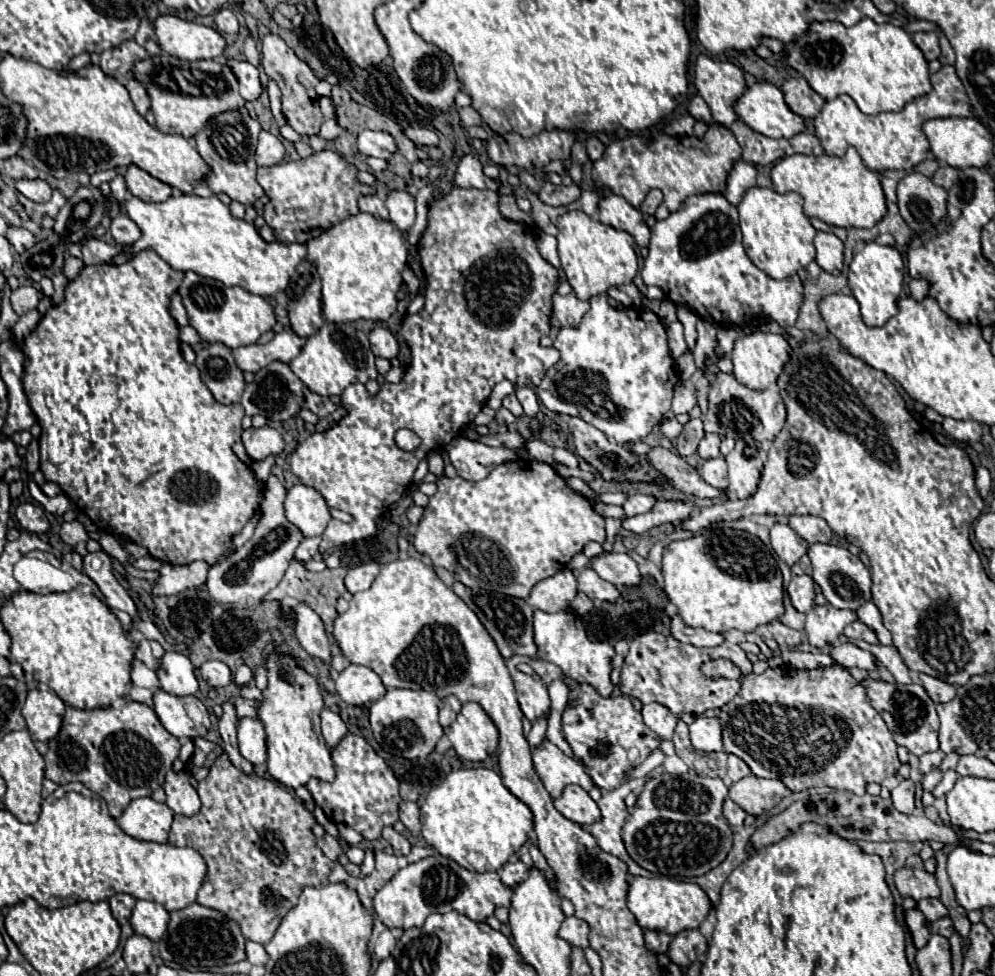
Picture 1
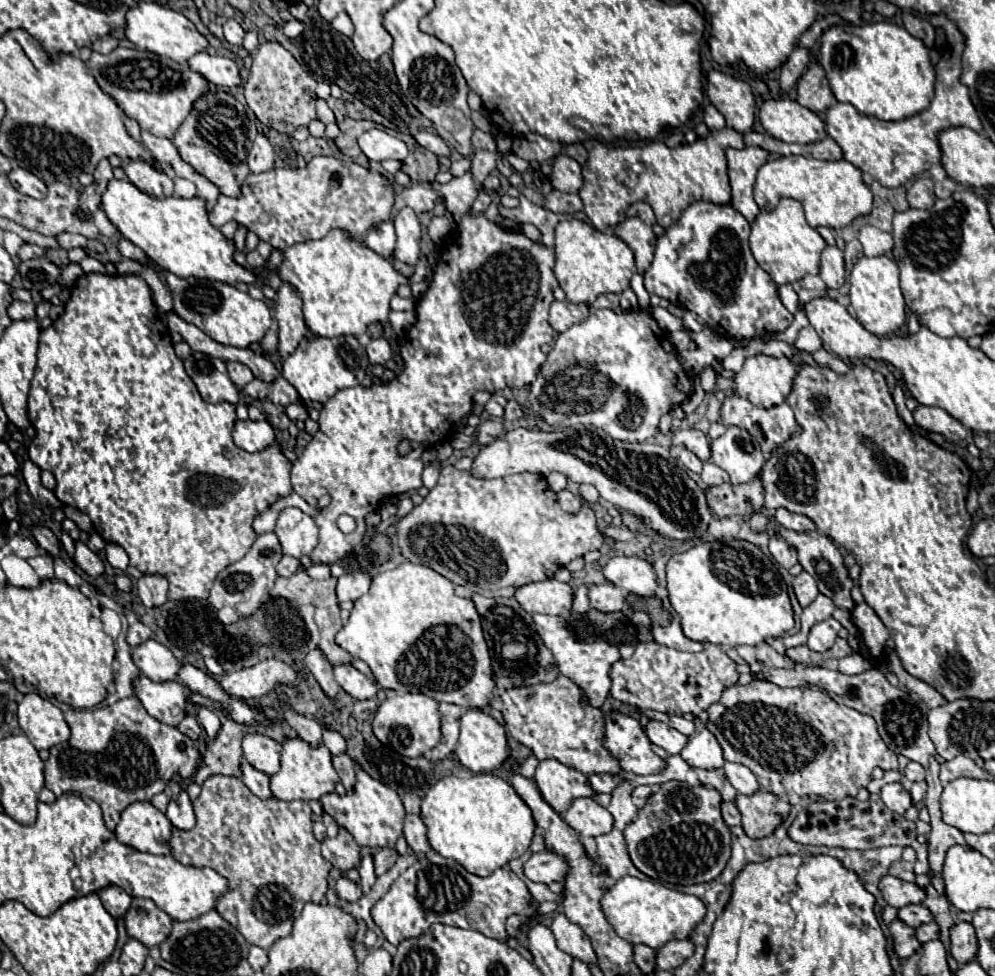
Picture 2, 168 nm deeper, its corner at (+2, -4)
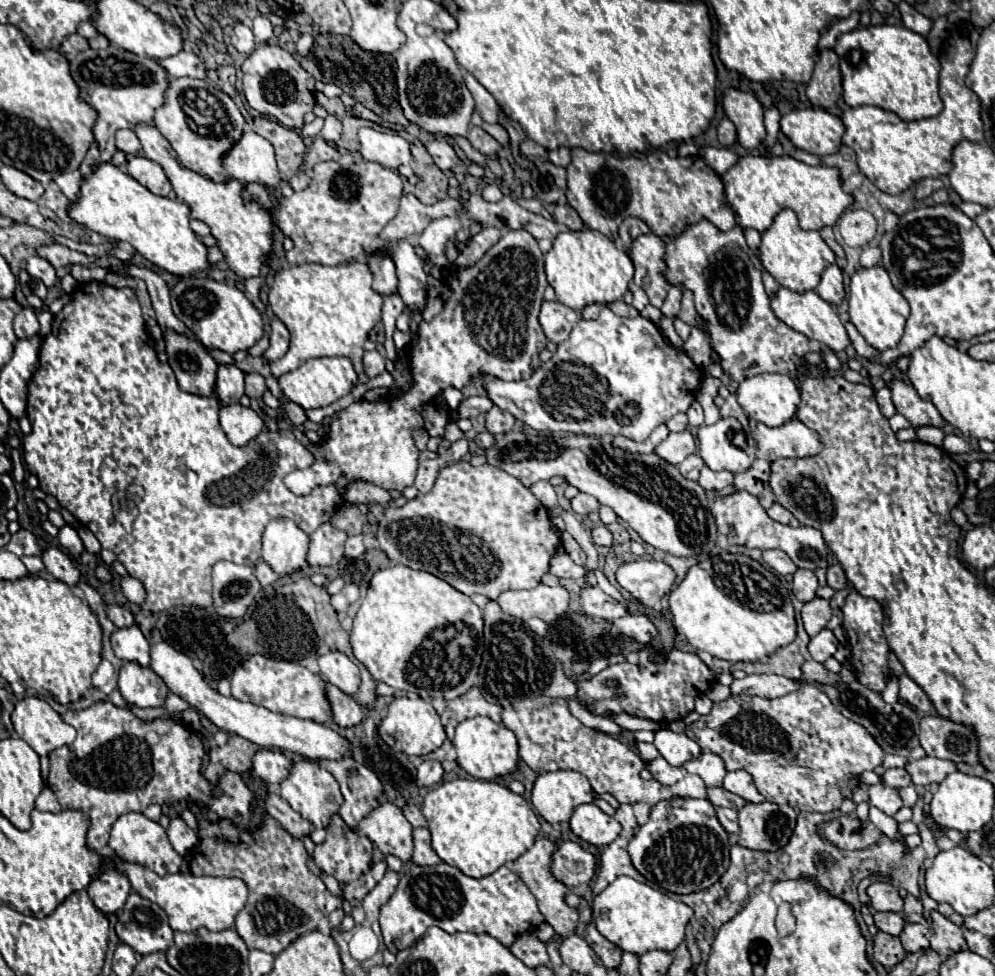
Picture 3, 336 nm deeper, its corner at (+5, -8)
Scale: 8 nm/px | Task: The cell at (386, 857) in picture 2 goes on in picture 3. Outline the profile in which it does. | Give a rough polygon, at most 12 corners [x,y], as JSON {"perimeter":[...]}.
{"perimeter":[[273,817],[259,831],[199,821],[191,873],[239,877],[235,929],[279,955],[385,863],[331,895],[303,843]]}

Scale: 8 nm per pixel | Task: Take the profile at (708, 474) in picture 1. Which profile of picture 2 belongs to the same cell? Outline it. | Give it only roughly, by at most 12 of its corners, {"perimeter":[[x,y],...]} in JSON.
{"perimeter":[[712,461],[704,463],[702,481],[706,485],[722,485],[728,481],[722,471]]}

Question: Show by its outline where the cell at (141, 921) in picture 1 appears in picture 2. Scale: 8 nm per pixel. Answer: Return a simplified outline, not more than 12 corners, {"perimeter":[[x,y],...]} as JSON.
{"perimeter":[[134,897],[128,935],[158,947],[172,919],[150,899]]}

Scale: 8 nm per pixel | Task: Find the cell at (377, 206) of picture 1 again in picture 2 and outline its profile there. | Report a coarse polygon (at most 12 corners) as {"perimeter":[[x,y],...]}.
{"perimeter":[[392,221],[374,225],[364,243],[392,257],[396,233]]}

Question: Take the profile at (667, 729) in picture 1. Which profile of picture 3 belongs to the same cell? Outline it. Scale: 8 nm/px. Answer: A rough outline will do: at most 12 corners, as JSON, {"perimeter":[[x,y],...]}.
{"perimeter":[[655,731],[653,745],[673,767],[701,755],[685,733]]}

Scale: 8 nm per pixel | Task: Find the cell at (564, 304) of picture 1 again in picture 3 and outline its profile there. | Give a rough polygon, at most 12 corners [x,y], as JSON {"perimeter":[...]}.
{"perimeter":[[543,301],[539,323],[549,341],[569,337],[581,313]]}

